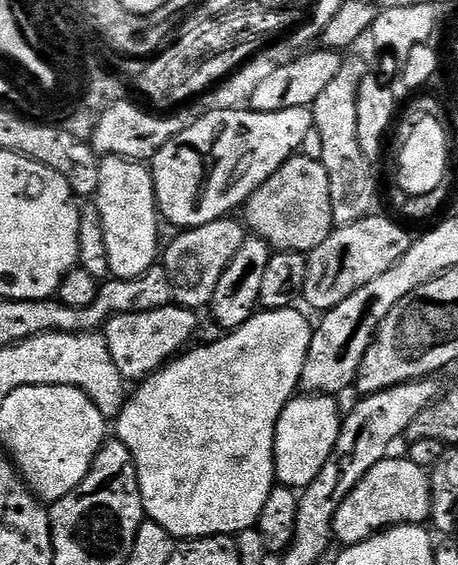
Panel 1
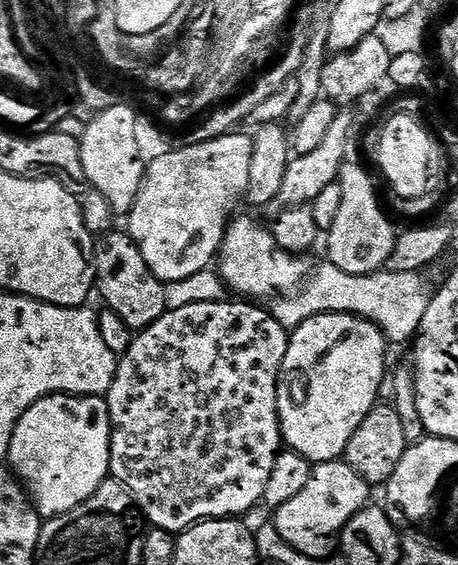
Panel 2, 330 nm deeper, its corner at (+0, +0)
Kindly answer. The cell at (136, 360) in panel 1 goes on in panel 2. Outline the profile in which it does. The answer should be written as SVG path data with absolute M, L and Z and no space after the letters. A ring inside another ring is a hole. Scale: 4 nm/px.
M113 230L96 245L96 288L105 300L107 311L118 314L126 326L134 330L149 328L169 311L165 281L152 273L146 258L138 250L131 236L124 230Z

